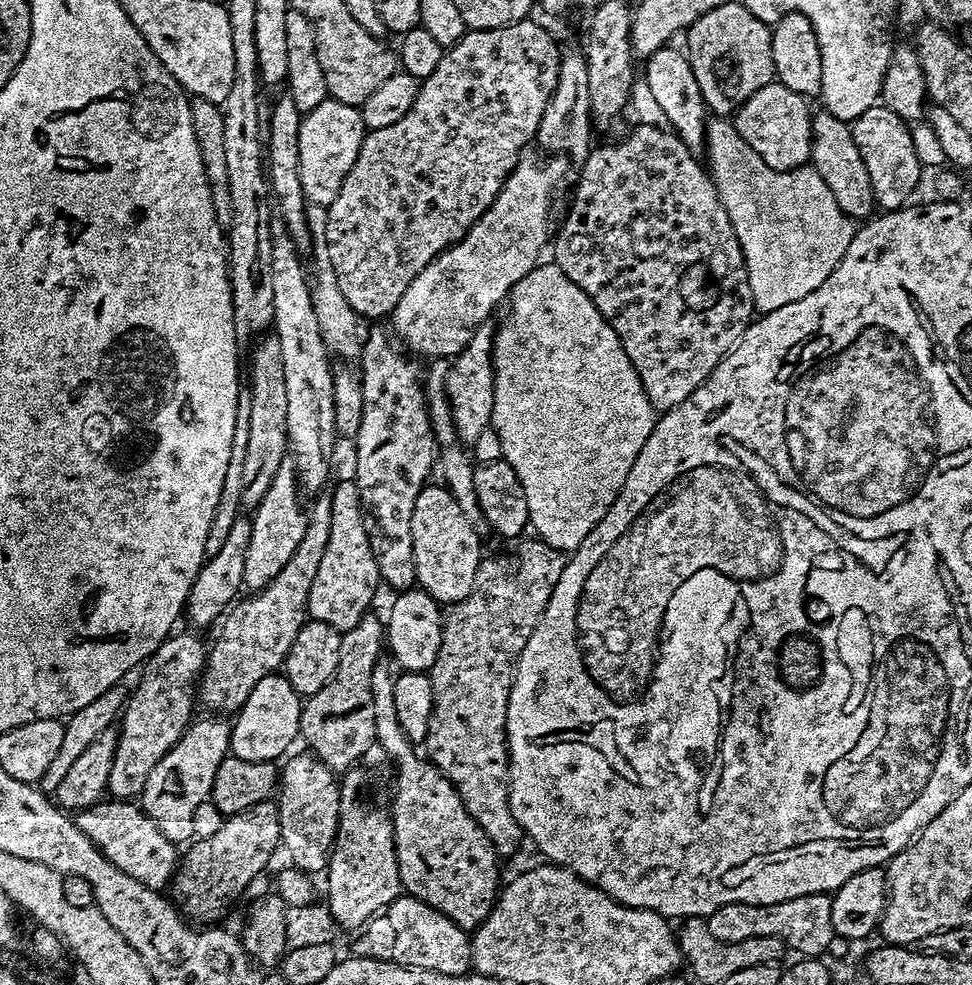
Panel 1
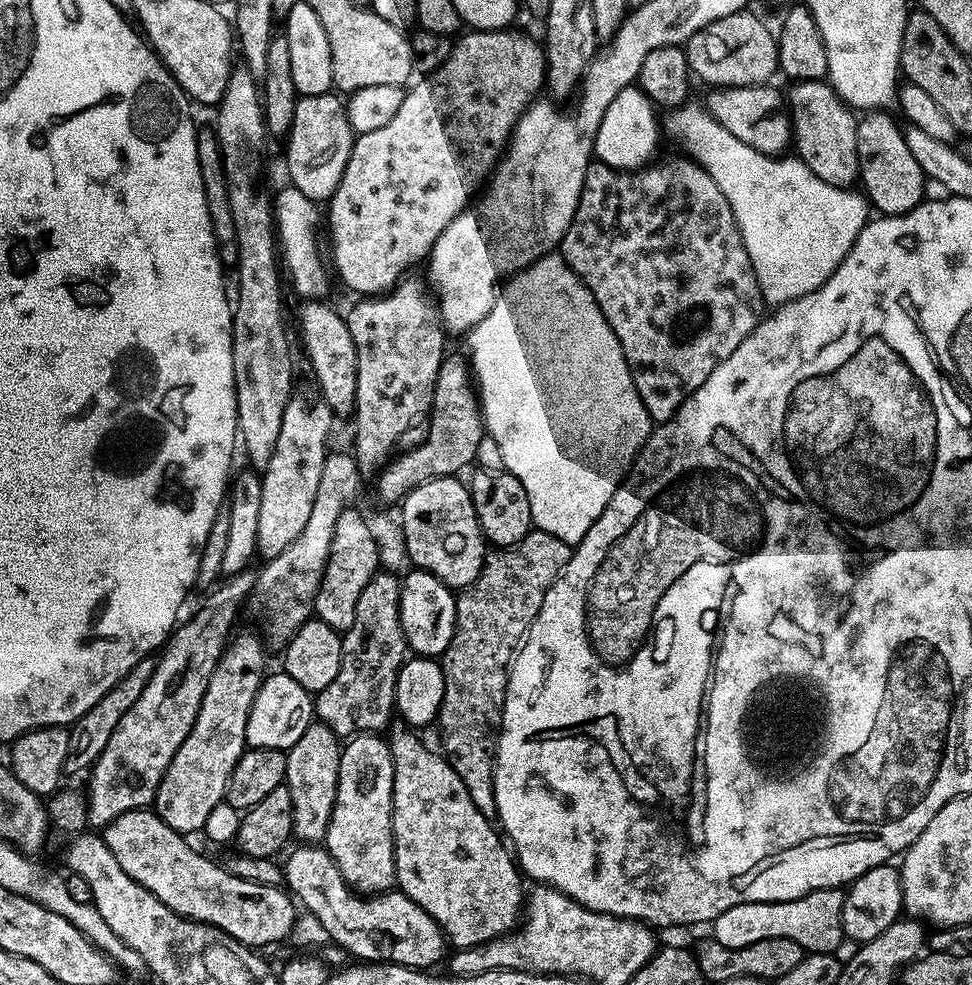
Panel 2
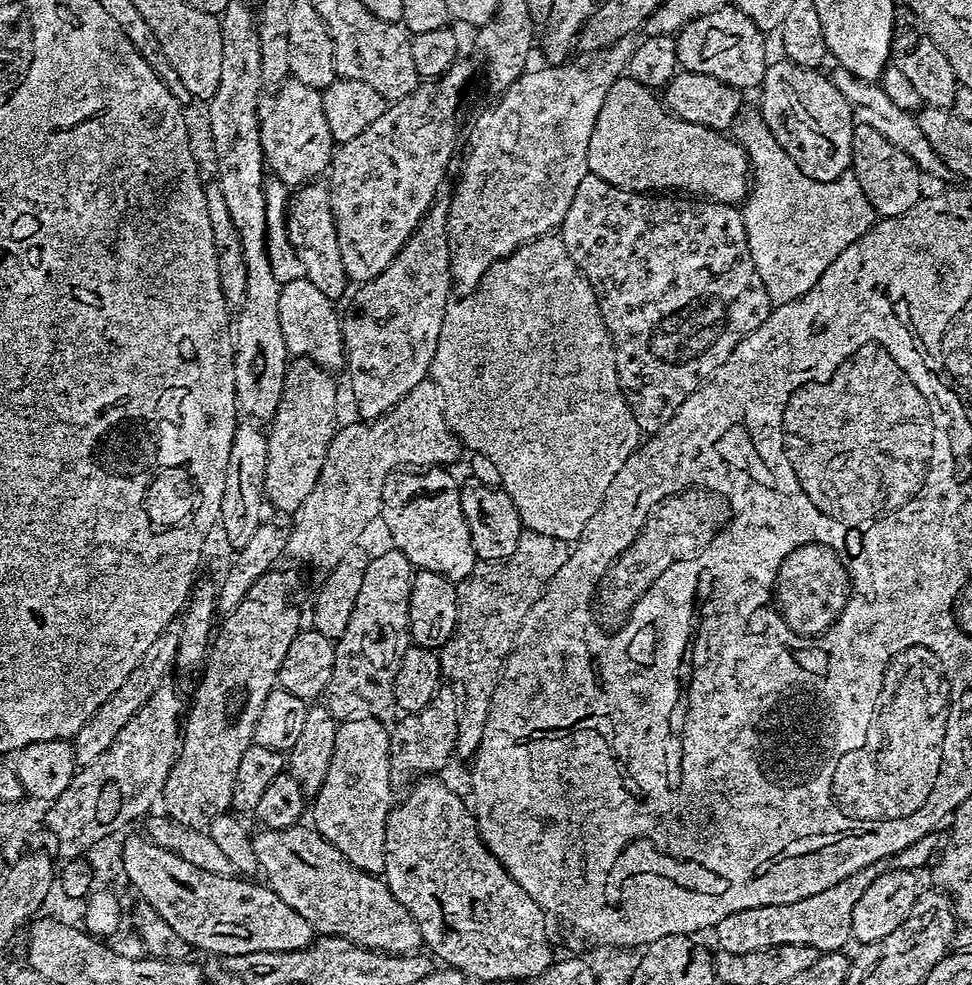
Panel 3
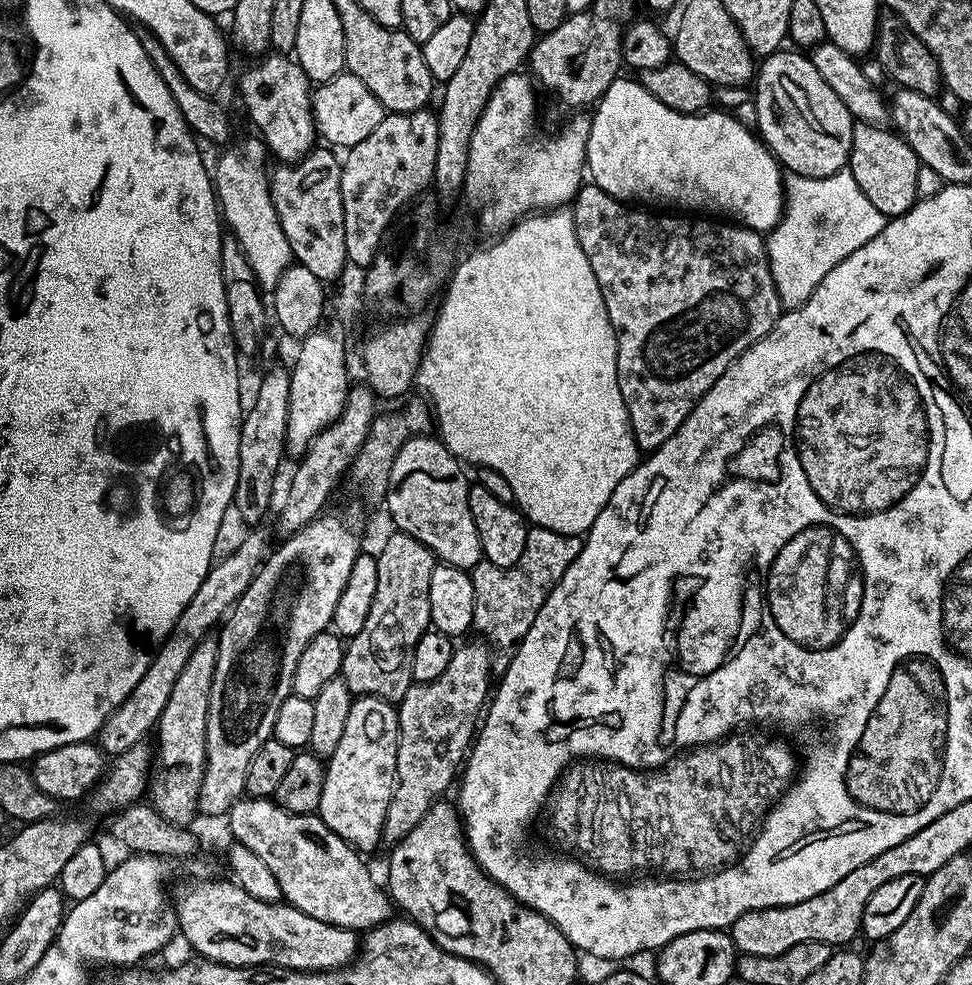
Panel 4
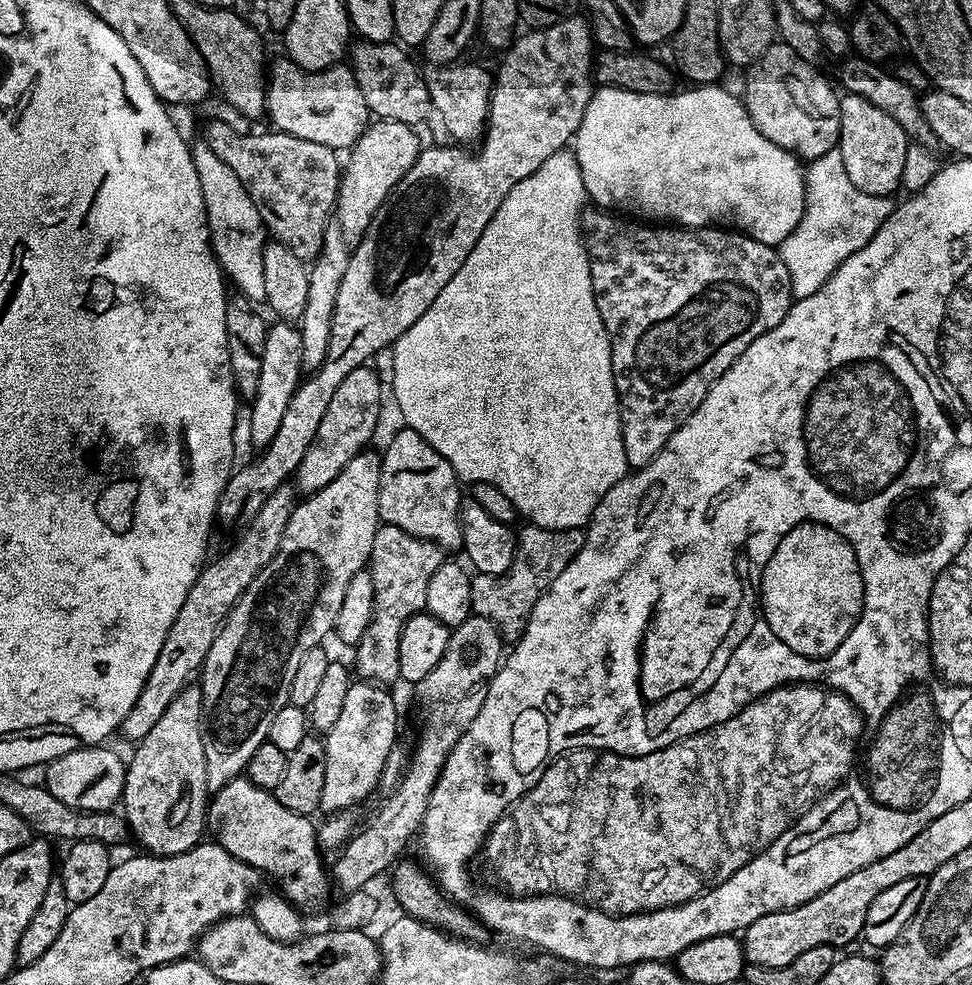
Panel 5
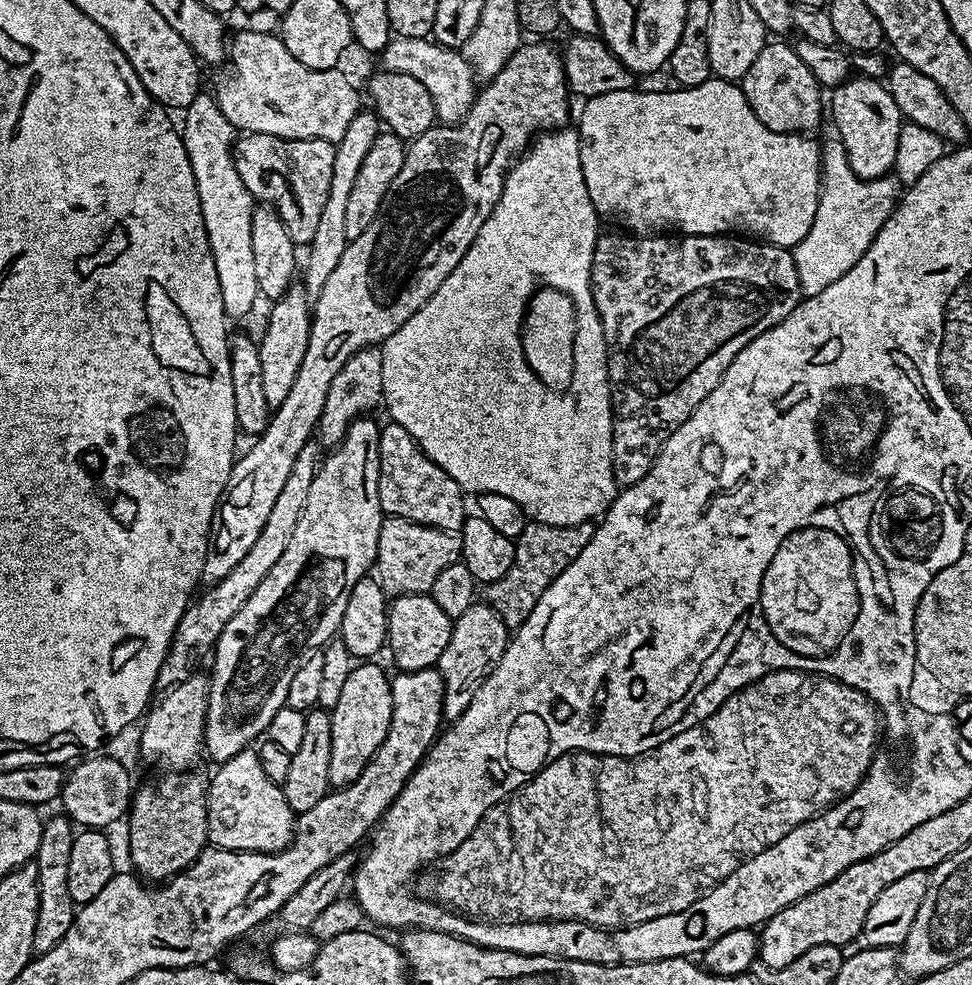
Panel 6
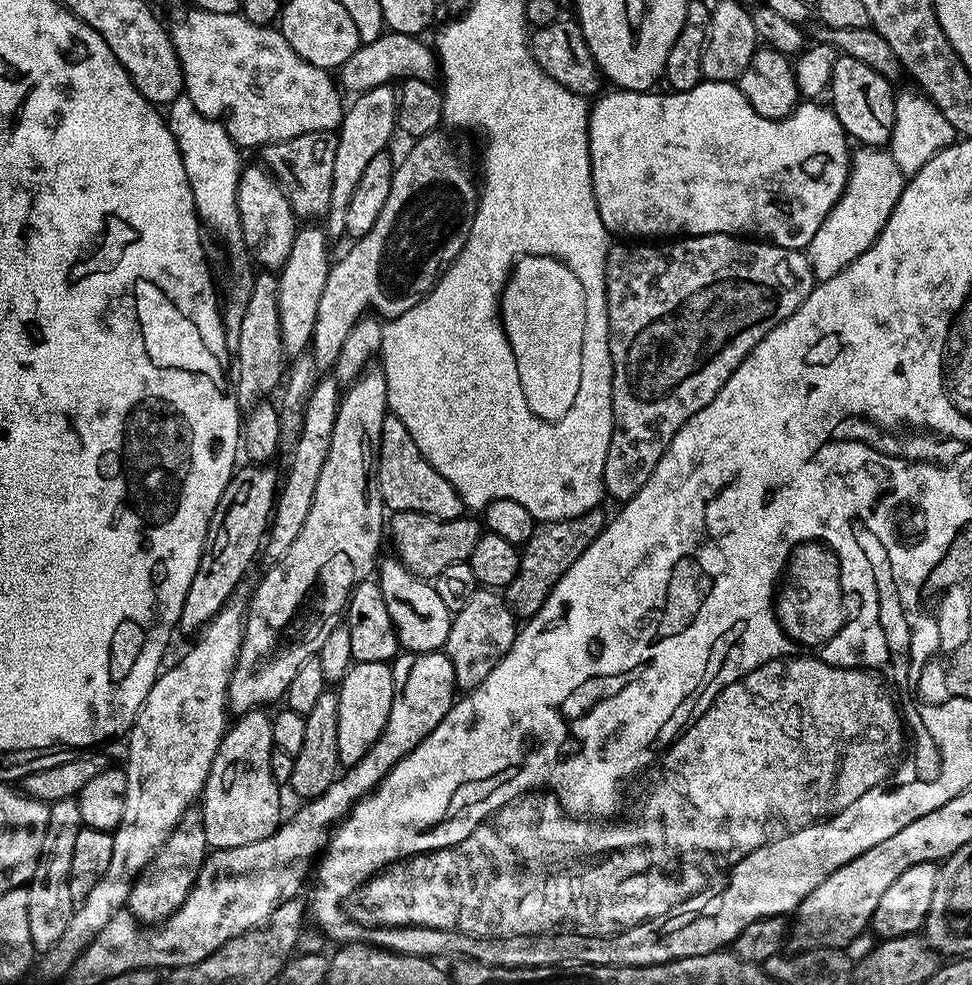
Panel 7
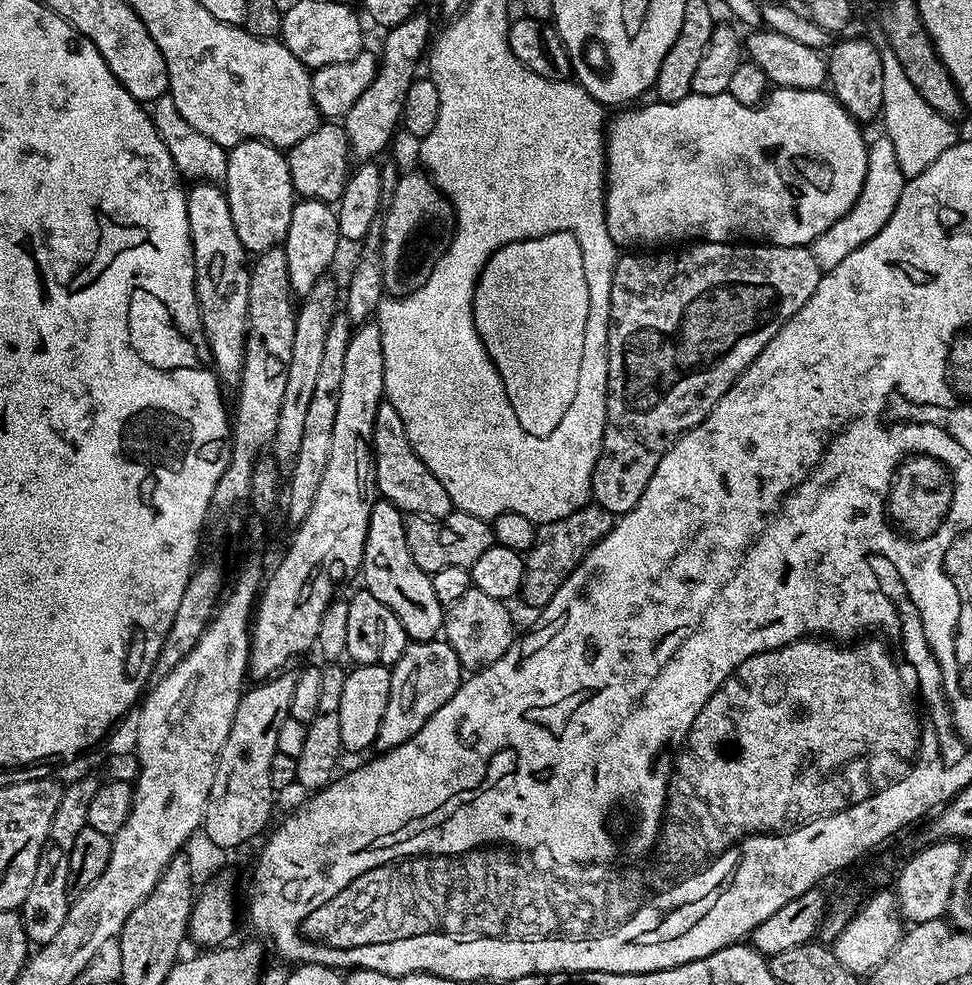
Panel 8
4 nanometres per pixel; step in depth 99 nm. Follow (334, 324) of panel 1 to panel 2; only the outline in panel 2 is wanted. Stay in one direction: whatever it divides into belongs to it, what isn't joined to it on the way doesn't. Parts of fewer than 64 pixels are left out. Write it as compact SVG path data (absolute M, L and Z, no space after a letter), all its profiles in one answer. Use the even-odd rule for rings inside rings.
M286 184L276 198L273 197L272 205L280 258L285 273L290 273L295 292L304 300L323 299L328 290L328 276L318 246L318 224L322 222L319 205L291 184Z

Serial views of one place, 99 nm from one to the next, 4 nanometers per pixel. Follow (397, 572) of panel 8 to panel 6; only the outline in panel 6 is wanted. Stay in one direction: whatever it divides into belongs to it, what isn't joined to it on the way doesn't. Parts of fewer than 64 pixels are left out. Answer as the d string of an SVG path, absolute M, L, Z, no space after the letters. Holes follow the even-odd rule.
M415 592L409 596L397 596L388 609L387 651L392 651L392 660L401 672L413 672L435 668L442 658L442 650L450 642L454 620L434 602L430 594Z

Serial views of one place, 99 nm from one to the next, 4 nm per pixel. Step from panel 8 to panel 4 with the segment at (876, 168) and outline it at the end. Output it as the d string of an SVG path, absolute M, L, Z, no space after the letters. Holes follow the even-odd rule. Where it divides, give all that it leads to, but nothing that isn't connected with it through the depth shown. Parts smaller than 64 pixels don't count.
M847 170L828 176L785 175L784 214L766 236L768 265L785 309L801 308L814 290L854 250L866 246L886 223L874 202L858 190L854 174Z

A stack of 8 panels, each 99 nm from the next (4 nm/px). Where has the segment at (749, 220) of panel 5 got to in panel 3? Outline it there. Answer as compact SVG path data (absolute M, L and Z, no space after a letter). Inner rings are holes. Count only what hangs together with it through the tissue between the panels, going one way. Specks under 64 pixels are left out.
M616 80L610 94L606 96L606 102L602 102L598 122L594 122L594 130L590 134L589 173L619 188L628 188L631 192L648 194L653 190L681 188L684 191L681 193L699 193L701 197L716 200L720 204L736 206L747 200L750 191L750 165L744 145L733 137L732 141L723 131L677 120L666 111L665 105L657 97L656 101L652 96L655 95L636 80Z

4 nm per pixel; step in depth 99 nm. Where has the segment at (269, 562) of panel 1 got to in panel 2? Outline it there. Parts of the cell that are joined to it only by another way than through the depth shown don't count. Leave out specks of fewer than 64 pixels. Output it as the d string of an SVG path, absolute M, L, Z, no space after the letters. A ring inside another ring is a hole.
M289 400L282 414L282 430L270 462L262 469L262 502L258 506L258 542L256 551L265 561L273 560L306 527L314 497L318 495L318 482L322 479L322 466L328 444L328 431L334 417L323 402L311 404L308 400Z

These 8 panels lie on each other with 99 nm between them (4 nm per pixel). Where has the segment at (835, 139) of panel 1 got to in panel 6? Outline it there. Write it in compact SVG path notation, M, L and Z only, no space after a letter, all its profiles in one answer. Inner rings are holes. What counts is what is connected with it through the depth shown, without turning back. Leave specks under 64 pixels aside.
M765 43L764 49L754 58L754 66L746 70L742 81L744 97L754 114L775 132L811 133L826 116L826 96L822 86L810 74L810 66L798 58L795 47L789 44Z

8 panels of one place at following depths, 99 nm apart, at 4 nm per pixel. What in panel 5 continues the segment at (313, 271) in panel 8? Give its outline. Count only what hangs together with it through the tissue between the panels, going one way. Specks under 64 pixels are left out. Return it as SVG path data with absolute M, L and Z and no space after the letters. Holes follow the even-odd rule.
M276 322L266 334L266 350L262 354L262 375L258 378L258 390L251 397L252 413L248 416L248 436L257 444L257 449L267 448L278 426L282 423L282 414L290 406L290 398L296 393L296 387L302 379L302 334L292 322Z

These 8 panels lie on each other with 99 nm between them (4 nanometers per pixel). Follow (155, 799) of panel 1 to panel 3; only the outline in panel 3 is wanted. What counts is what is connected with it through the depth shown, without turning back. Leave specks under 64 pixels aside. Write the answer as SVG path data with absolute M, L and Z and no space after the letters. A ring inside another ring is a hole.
M273 570L258 578L254 586L238 602L235 610L223 617L224 625L219 625L210 648L210 657L206 662L204 682L198 692L196 701L191 701L190 711L182 724L182 743L176 753L176 761L166 778L162 797L162 808L172 819L188 828L203 829L214 818L225 815L232 808L235 778L238 764L246 754L248 747L256 738L256 727L266 698L277 691L280 667L290 650L291 643L302 631L300 612L292 601L292 591L296 588L296 576L292 572Z

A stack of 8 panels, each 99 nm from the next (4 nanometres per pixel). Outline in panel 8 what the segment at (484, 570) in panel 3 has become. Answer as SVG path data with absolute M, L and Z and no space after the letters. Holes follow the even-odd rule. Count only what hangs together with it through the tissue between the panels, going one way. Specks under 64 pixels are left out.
M595 502L574 510L566 518L558 518L549 524L541 524L536 529L536 541L524 556L524 577L520 587L519 599L525 600L535 610L542 610L558 594L562 582L584 561L585 556L595 544L602 542L610 534L614 517L610 510Z

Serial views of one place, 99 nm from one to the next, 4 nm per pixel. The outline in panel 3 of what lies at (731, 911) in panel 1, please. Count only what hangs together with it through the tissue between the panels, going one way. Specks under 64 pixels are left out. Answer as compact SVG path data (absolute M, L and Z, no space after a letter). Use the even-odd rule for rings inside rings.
M935 835L918 838L918 842L910 842L910 846L906 846L906 850L894 854L890 859L874 862L870 866L850 874L850 878L842 878L842 882L834 882L834 886L830 886L830 890L822 890L822 894L810 894L810 898L802 898L793 904L775 904L774 906L758 906L750 910L738 910L734 914L722 918L722 922L718 922L714 929L716 940L720 943L719 951L730 954L750 954L750 950L766 950L787 944L814 946L821 954L841 951L845 947L843 944L852 940L850 918L854 914L854 906L858 903L858 898L862 898L866 886L870 886L870 882L874 882L874 878L878 878L878 874L886 874L893 867L907 872L916 872L921 870L920 868L926 867L927 864L929 867L938 852L938 840L936 844L936 839Z

